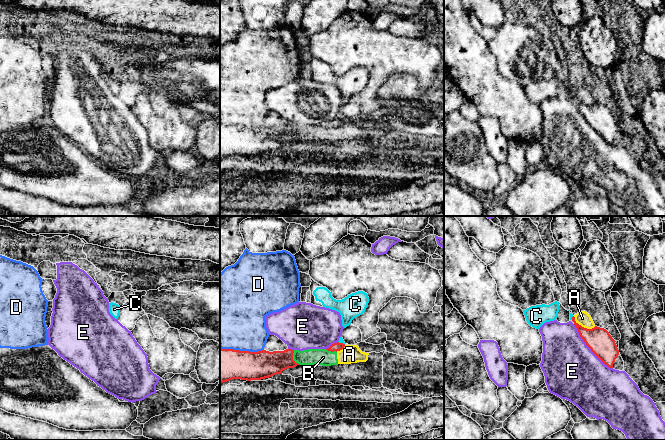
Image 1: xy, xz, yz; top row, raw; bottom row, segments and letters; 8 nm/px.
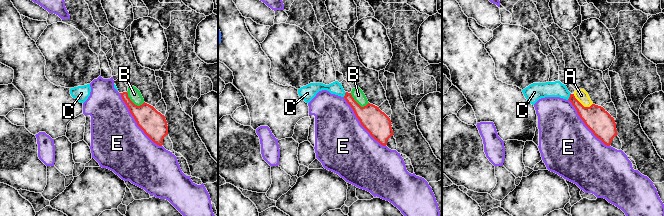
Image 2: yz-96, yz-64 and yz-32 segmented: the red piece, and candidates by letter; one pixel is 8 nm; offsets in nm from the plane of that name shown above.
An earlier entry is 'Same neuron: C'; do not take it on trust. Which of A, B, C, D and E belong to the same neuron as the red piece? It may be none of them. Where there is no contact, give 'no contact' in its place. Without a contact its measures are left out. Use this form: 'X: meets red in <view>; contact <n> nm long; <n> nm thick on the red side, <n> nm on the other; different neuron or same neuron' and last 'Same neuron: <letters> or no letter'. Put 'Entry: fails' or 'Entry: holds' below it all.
A: meets red in yz; contact 200 nm long; 200 nm thick on the red side, 110 nm on the other; different neuron
B: meets red in xz; contact 130 nm long; 220 nm thick on the red side, 130 nm on the other; different neuron
C: meets red in xz; contact 60 nm long; 70 nm thick on the red side, 40 nm on the other; same neuron
D: meets red in xz; contact 360 nm long; 280 nm thick on the red side, 460 nm on the other; different neuron
E: meets red in yz; contact 480 nm long; 200 nm thick on the red side, 460 nm on the other; different neuron
Same neuron: C
Entry: holds

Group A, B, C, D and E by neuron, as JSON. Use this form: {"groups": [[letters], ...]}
{"groups": [["A", "B"], ["C"], ["D"], ["E"]]}

